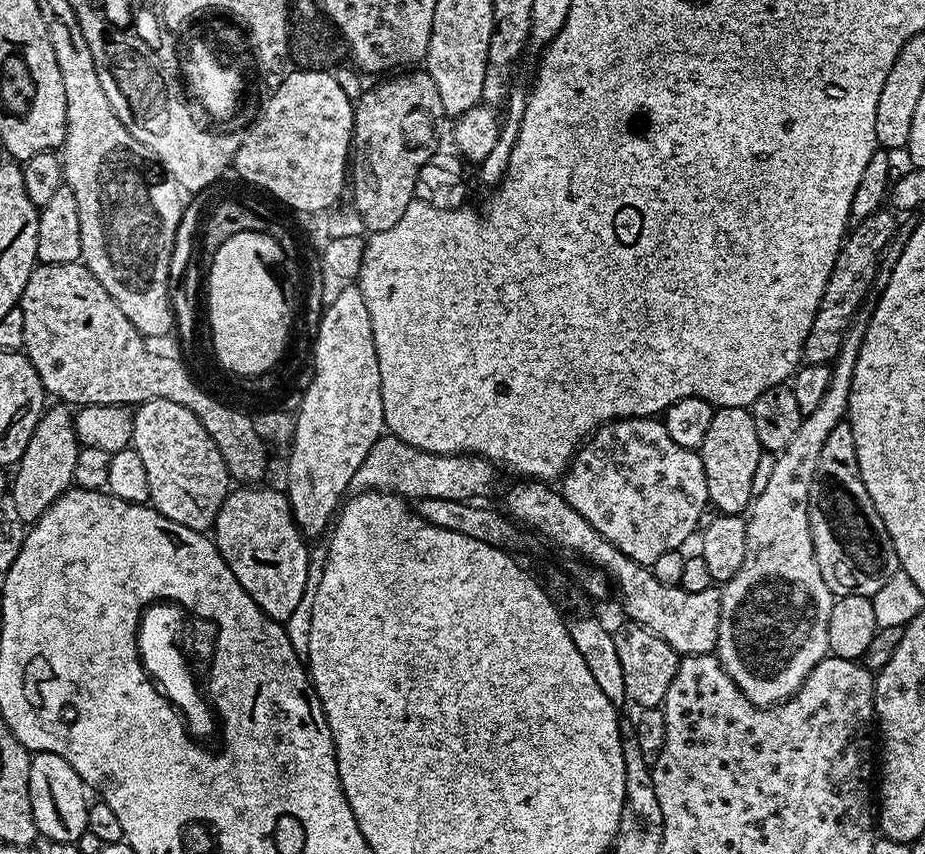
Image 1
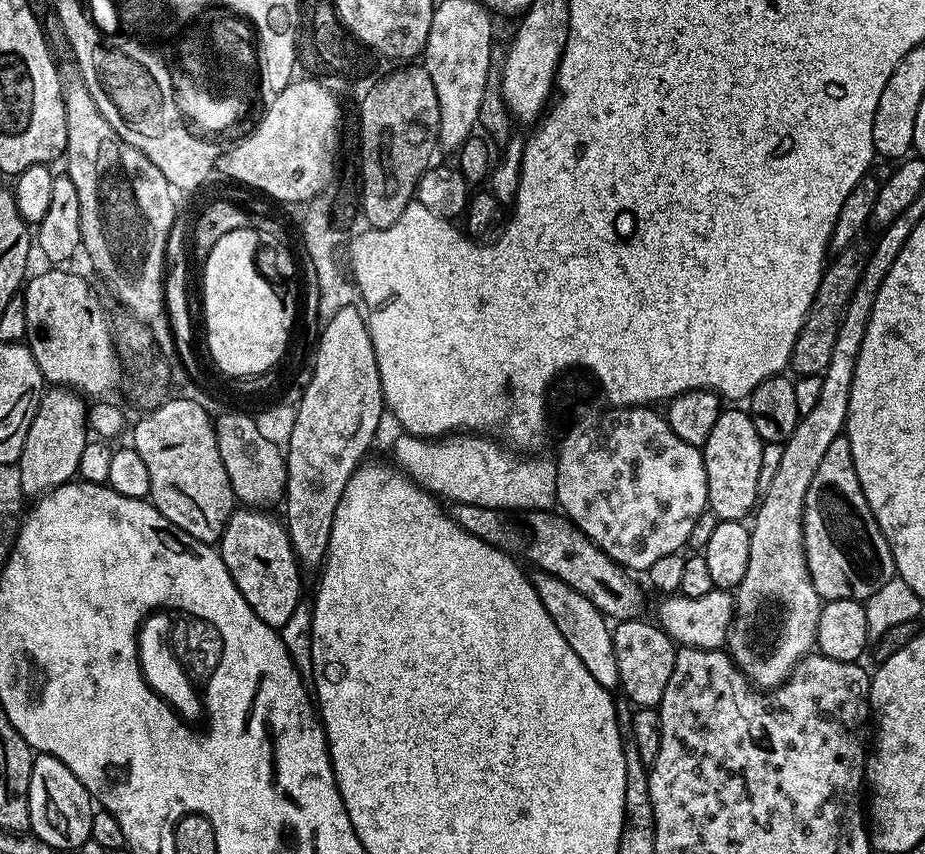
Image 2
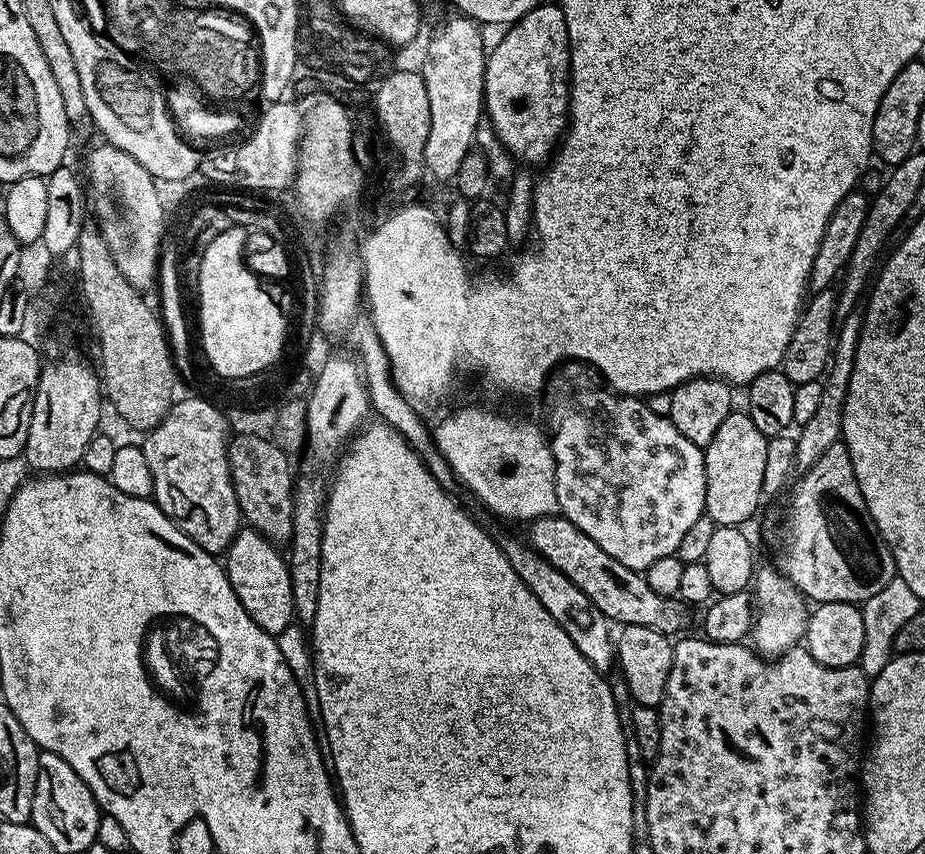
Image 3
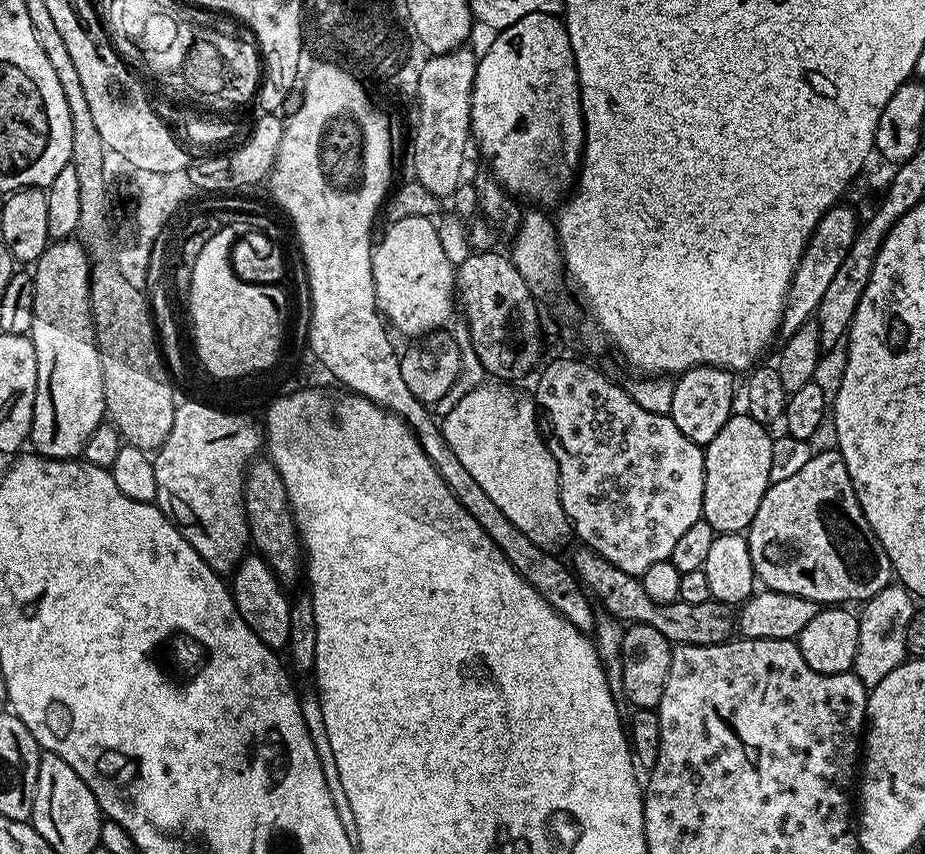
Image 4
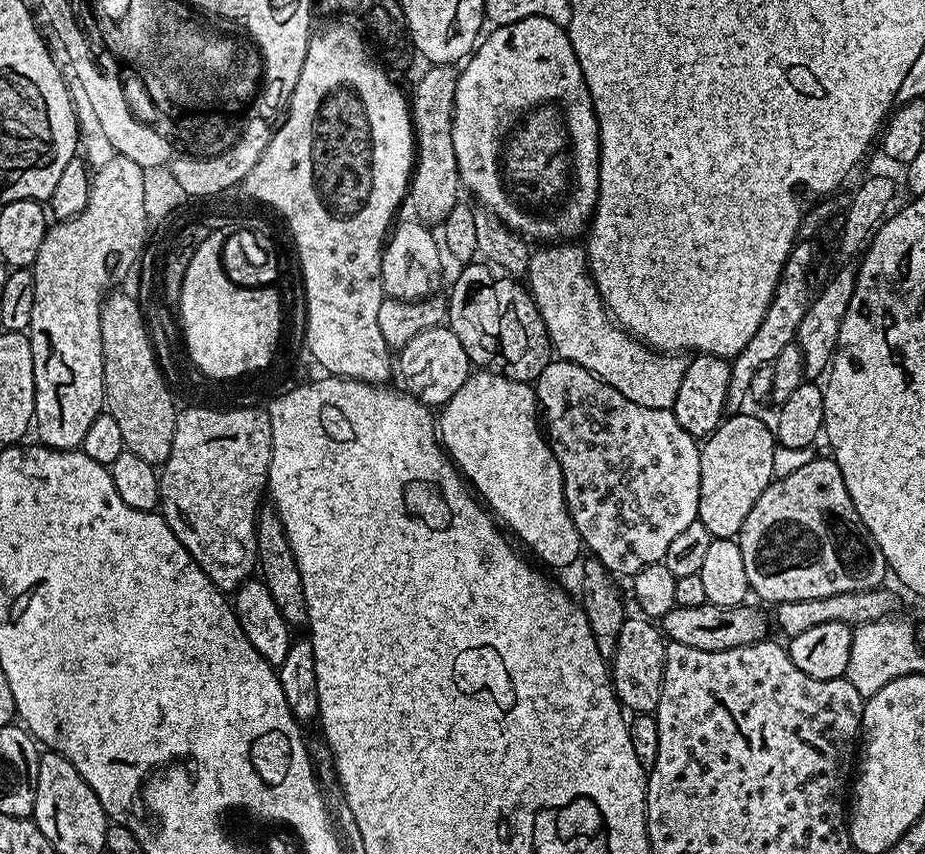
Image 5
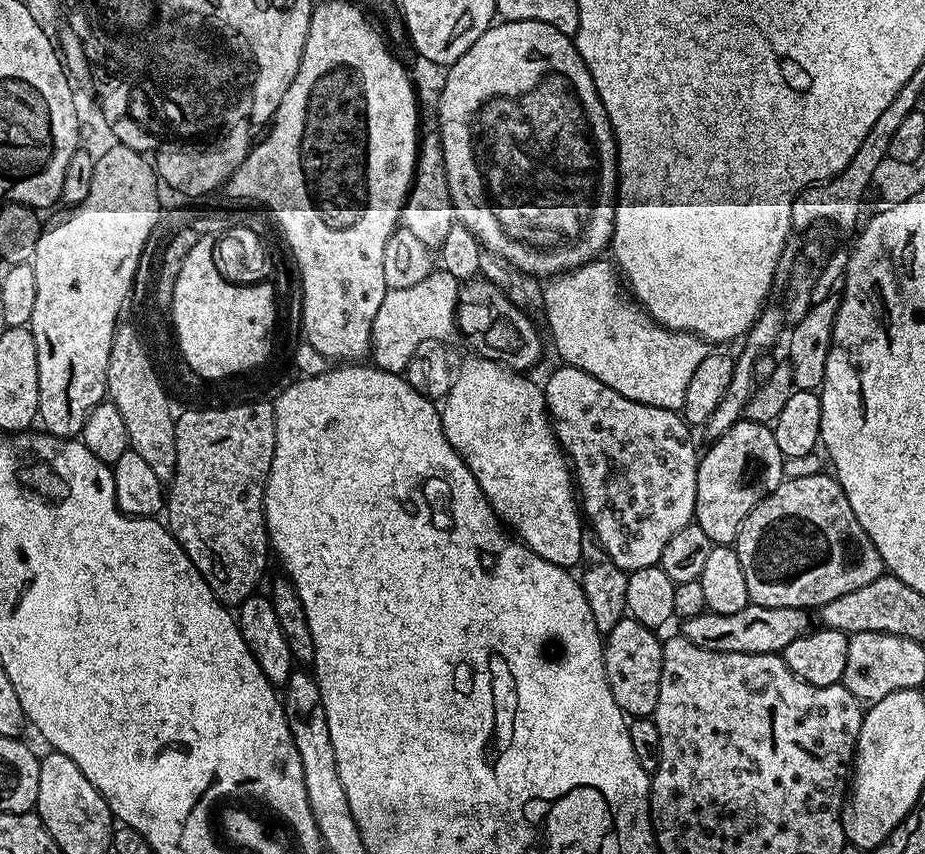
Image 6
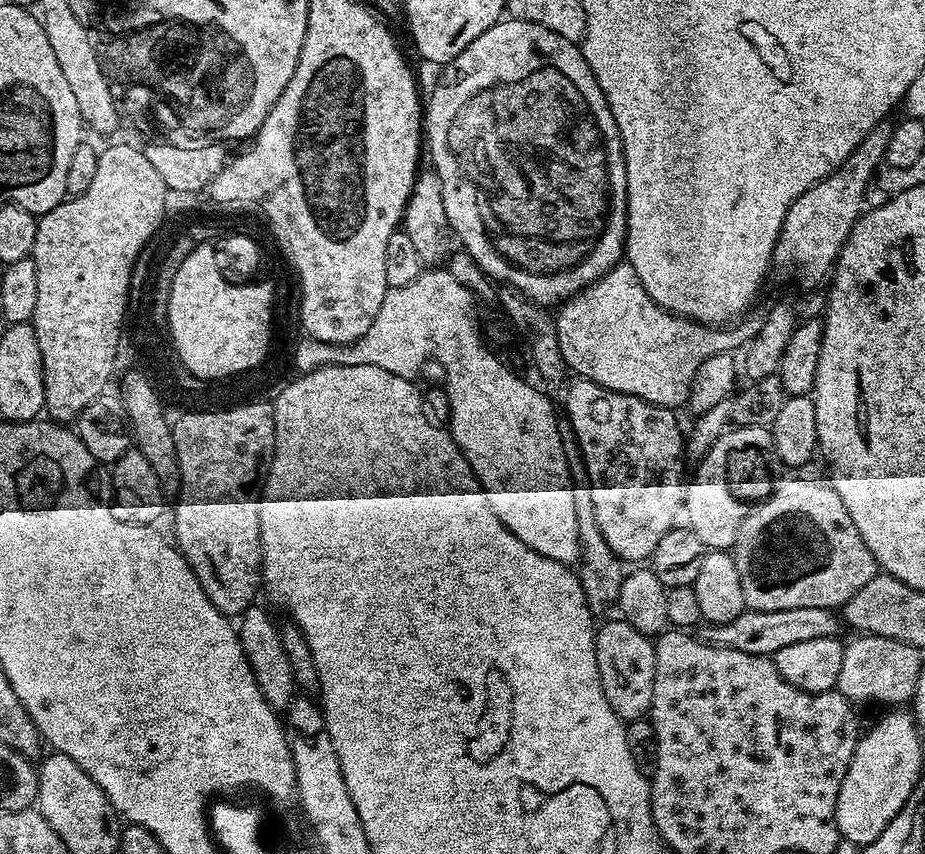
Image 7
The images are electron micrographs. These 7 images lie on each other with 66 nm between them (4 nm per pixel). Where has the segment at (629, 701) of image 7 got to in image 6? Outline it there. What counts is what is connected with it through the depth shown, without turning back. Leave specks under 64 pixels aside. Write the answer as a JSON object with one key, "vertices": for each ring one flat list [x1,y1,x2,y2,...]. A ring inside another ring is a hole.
{"vertices":[[623,618,604,637,604,665,606,666,606,682,610,682,610,694,614,694,614,702,629,718,648,718,658,706,658,686,662,682,662,650,661,637,653,629,642,626,642,622,631,618]]}

